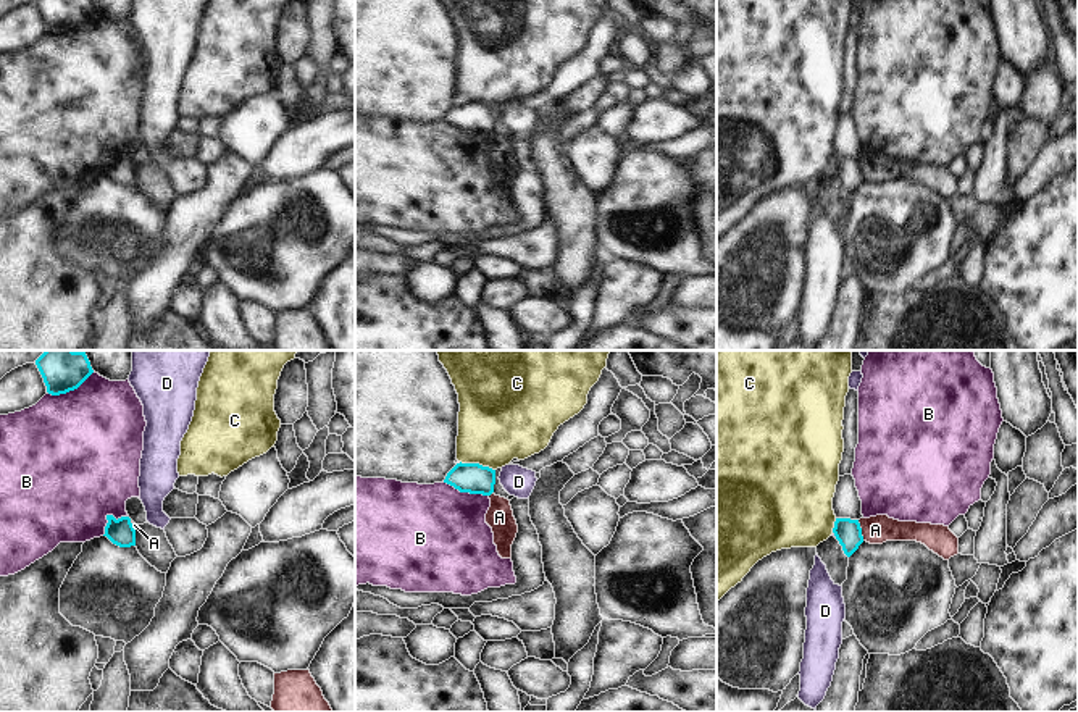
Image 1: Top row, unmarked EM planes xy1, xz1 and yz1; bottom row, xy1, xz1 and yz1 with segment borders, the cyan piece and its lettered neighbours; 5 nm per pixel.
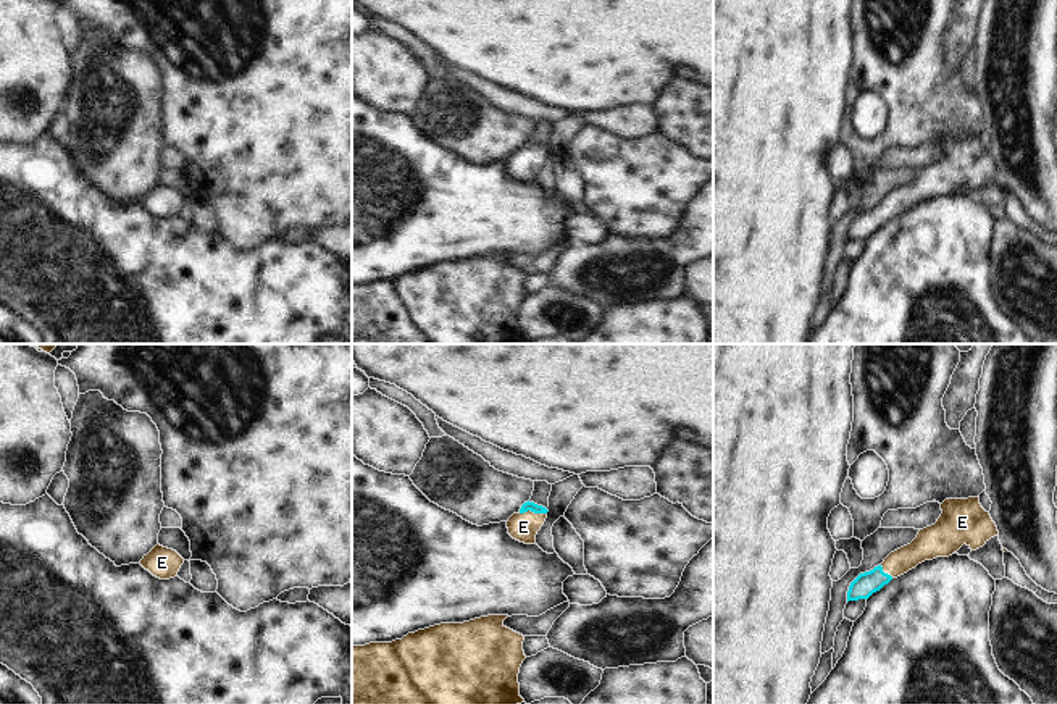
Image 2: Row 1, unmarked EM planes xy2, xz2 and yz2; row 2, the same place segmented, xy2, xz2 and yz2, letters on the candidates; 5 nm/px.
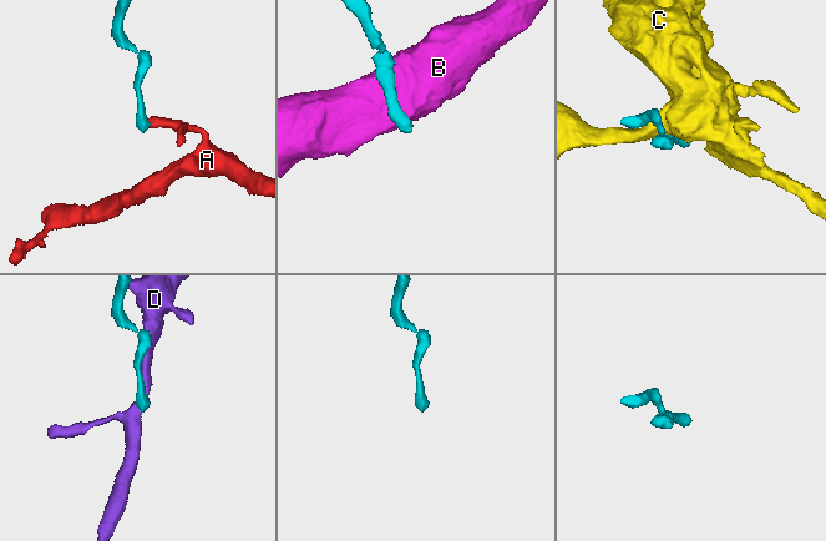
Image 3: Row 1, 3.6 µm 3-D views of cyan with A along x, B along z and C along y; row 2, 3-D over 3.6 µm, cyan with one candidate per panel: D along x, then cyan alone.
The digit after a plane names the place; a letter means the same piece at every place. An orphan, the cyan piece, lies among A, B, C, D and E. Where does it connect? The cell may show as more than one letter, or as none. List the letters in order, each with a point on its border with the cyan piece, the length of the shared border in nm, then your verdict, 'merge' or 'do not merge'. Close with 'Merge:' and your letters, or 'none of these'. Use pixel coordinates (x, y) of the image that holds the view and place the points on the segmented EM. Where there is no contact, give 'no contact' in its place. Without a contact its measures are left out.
A: yz1 (860, 530) | 110 nm | do not merge
B: xy1 (70, 389) | 260 nm | do not merge
C: xz1 (478, 464) | 180 nm | do not merge
D: yz1 (835, 535) | 40 nm | do not merge
E: xz2 (533, 511) | 140 nm | merge
Merge: E

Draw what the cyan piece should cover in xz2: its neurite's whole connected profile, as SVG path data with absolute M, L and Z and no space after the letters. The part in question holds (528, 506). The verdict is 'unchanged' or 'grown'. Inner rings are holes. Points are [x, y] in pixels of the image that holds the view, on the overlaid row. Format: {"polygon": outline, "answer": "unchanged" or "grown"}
{"polygon": "M524 502L518 513L513 513L508 522L508 534L524 544L534 544L536 534L547 518L547 509L534 502Z", "answer": "grown"}

